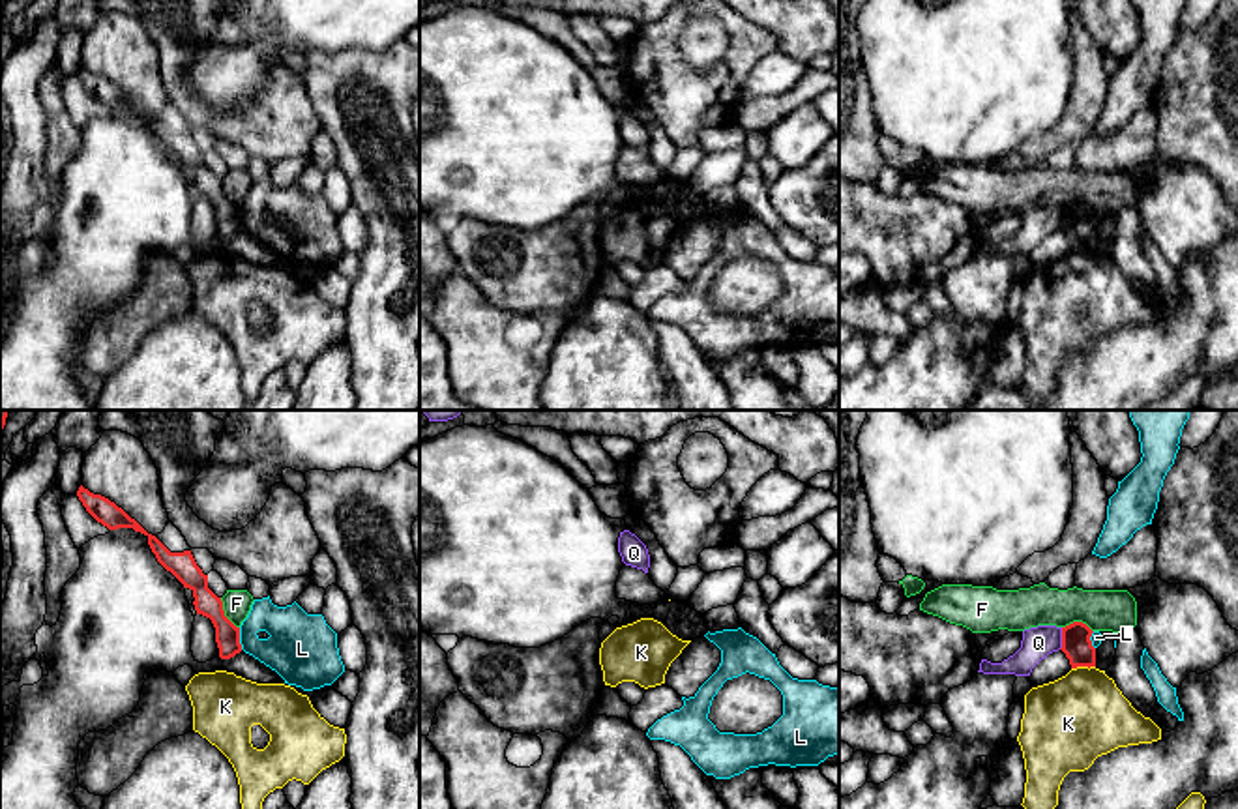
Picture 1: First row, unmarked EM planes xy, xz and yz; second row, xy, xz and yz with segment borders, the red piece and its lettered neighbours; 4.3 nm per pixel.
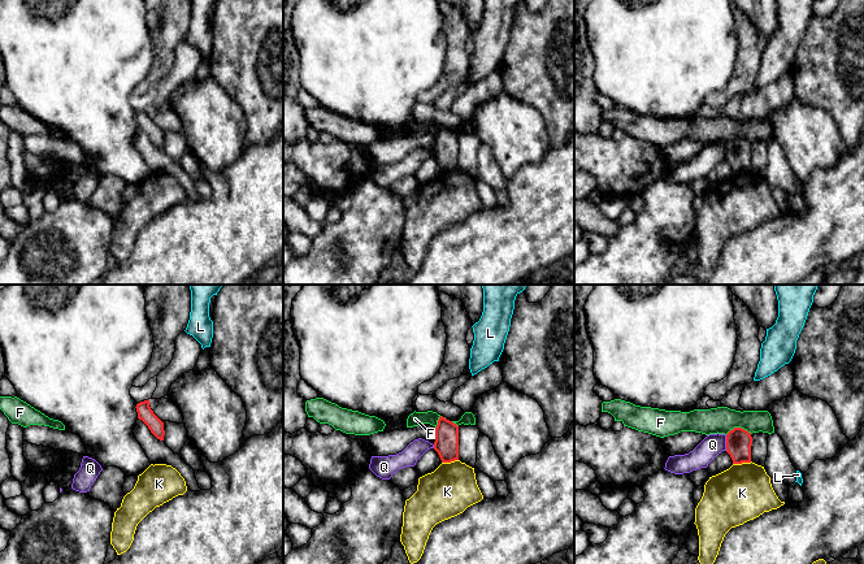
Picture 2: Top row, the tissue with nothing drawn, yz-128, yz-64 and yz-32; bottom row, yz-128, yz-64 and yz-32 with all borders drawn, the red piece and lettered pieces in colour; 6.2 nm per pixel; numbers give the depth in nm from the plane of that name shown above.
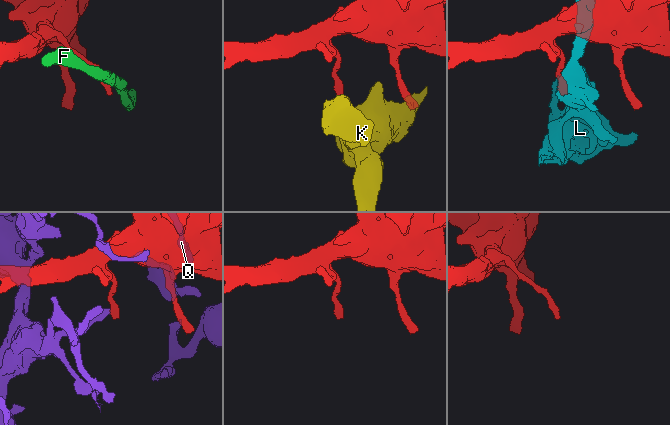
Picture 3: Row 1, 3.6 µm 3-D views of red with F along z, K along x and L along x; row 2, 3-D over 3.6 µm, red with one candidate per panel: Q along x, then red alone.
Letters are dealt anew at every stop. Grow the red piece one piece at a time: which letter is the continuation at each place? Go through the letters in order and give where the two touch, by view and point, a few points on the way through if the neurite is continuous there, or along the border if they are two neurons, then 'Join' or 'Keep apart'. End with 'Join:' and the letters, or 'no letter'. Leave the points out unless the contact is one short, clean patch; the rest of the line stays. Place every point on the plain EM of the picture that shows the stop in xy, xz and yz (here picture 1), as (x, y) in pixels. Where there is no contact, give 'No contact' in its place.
F: Touches red at xy (223, 193). Keep apart
K: Touches red at yz (1083, 246). Keep apart
L: Touches red at xy (238, 220). Keep apart
Q: Touches red at yz (1062, 220). Keep apart
Join: no letter

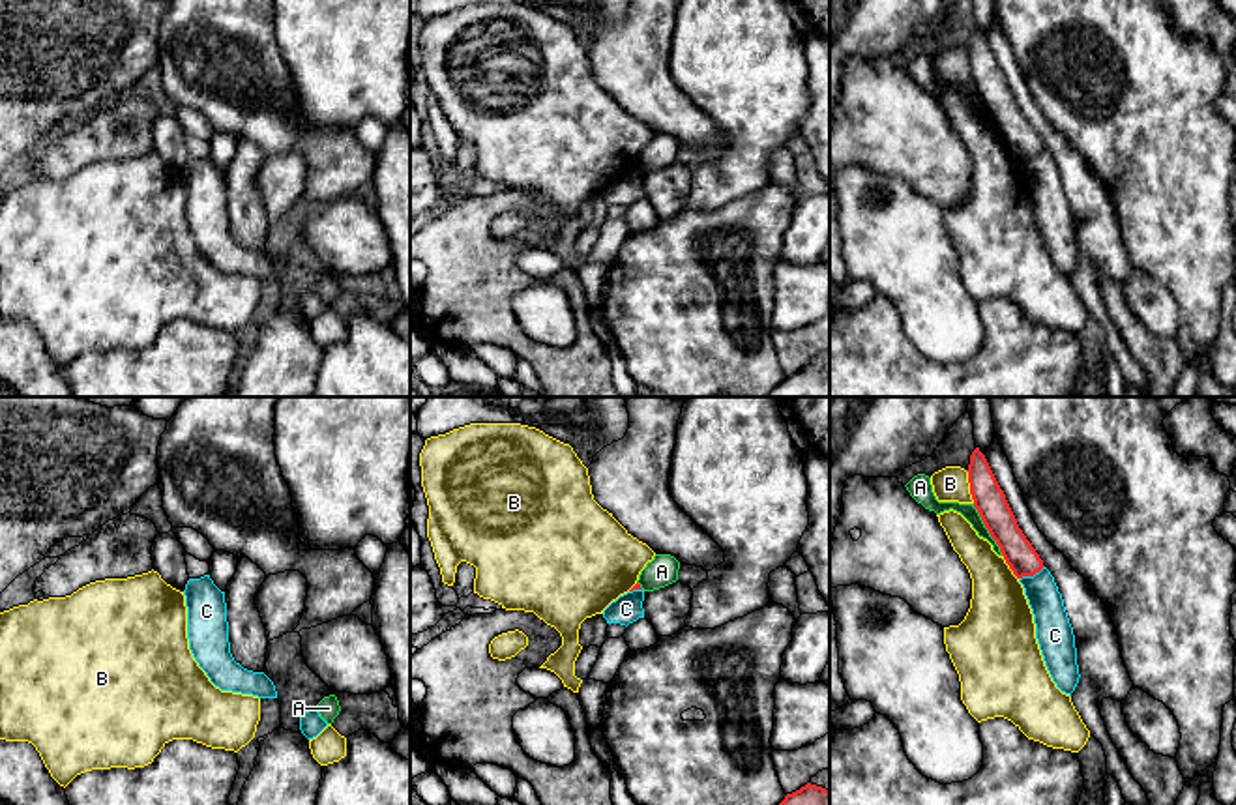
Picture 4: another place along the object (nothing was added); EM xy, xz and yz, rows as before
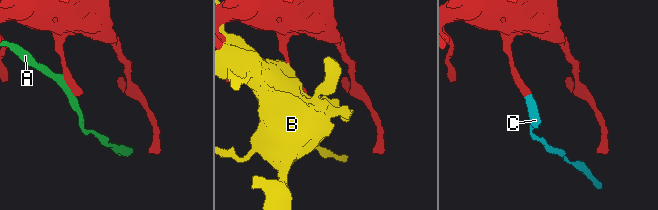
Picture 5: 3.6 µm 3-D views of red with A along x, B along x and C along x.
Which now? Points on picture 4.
A: Touches red at yz (987, 109). Keep apart
B: Touches red at yz (971, 68). Keep apart
C: Touches red at yz (1030, 156). Path across: yz (1017, 131), (1030, 156), (1040, 167), (1053, 208). Join
Join: C

